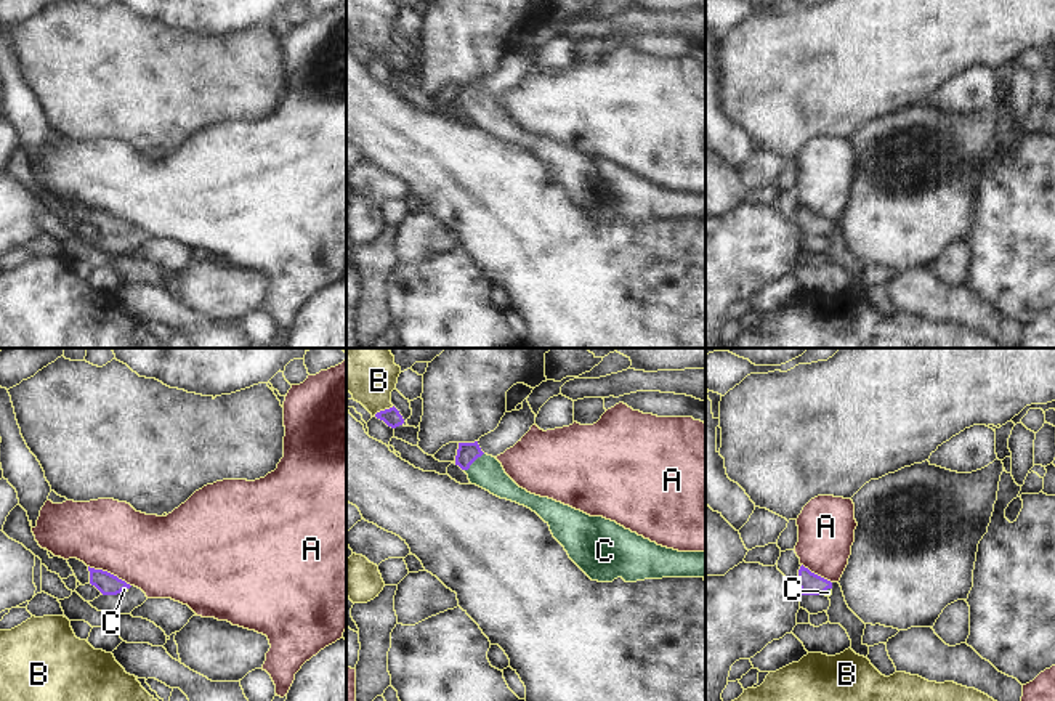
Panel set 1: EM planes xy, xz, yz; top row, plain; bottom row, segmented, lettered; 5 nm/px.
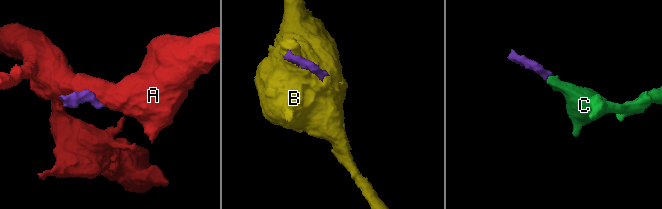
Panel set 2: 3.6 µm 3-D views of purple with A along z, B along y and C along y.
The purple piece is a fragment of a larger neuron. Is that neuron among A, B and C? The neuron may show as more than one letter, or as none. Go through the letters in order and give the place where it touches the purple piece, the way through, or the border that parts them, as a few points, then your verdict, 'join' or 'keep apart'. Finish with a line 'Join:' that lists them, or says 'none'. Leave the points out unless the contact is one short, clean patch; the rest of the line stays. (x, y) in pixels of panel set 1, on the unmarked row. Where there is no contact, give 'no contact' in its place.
A: meets purple in xy at (109, 214); border along xy (88, 206), (106, 210), (130, 226); keep apart
B: meets purple in xz at (384, 52); border along xz (393, 47), (374, 56); keep apart
C: meets purple in xz at (473, 101); runs through xz (467, 93), (473, 101), (486, 113); join
Join: C

